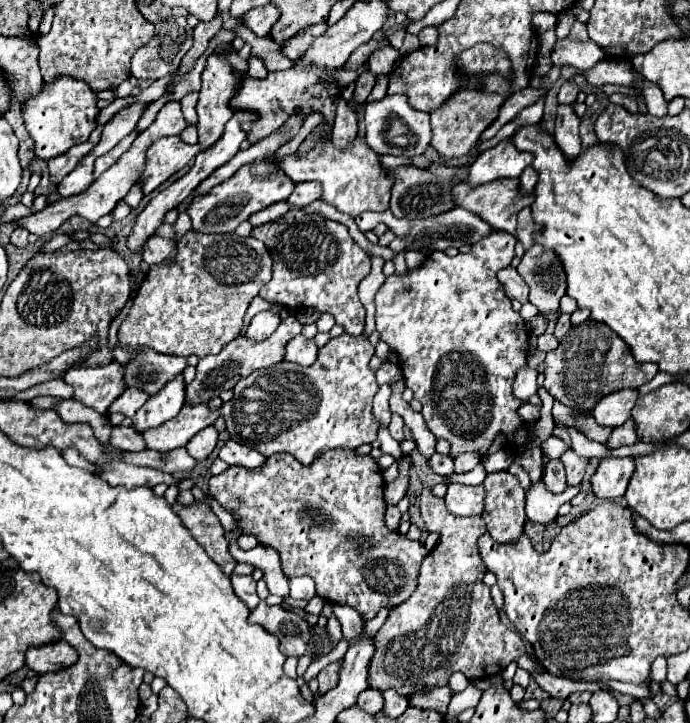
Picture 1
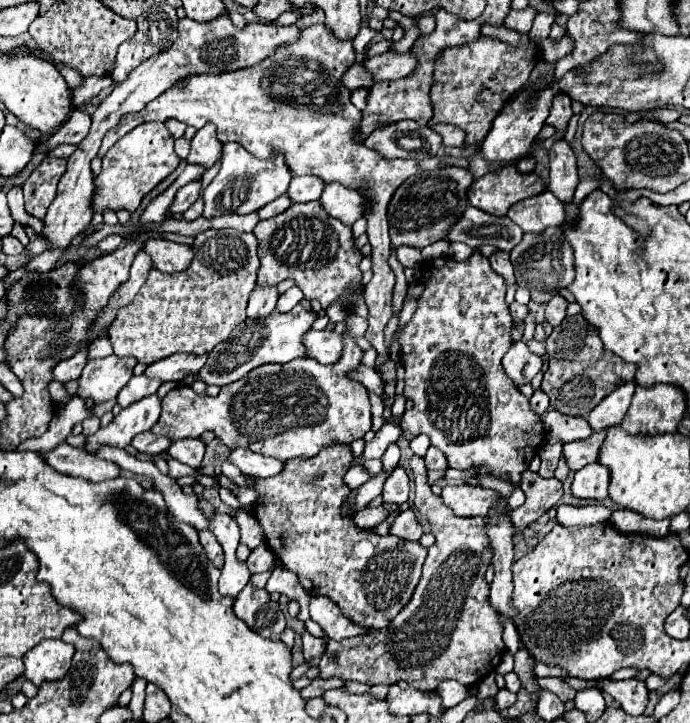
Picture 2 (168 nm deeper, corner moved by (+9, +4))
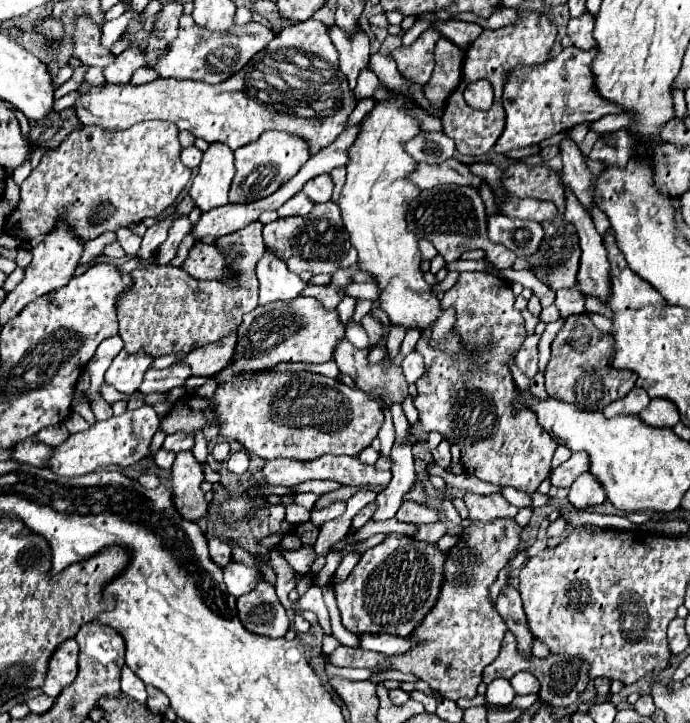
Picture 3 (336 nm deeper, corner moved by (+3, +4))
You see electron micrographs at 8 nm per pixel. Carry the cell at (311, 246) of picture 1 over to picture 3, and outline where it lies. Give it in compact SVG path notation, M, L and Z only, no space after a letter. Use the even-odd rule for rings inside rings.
M334 202L316 204L306 216L278 218L264 226L264 244L272 256L278 256L286 262L288 270L294 272L294 266L308 266L308 260L338 260L330 248L350 248L348 230L344 230L340 208Z

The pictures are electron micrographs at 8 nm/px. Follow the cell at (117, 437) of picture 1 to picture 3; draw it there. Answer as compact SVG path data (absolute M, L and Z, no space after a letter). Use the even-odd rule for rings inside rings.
M180 432L168 434L166 440L164 440L164 444L162 444L162 448L164 448L164 450L170 450L170 452L192 450L192 446L194 446L194 438L188 436L188 434L180 434Z

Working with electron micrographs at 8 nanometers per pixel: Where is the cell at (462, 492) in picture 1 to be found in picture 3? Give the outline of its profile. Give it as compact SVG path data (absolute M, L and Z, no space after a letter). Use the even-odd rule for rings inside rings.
M466 492L464 494L464 502L466 508L470 512L470 520L478 520L478 522L490 522L494 518L514 518L518 508L512 506L510 502L506 502L502 498L502 494L472 494Z

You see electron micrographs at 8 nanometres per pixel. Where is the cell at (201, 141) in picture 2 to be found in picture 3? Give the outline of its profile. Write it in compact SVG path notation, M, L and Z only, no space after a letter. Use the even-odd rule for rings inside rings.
M212 142L204 152L198 174L192 180L190 196L200 210L228 204L228 188L234 178L234 154L228 146Z

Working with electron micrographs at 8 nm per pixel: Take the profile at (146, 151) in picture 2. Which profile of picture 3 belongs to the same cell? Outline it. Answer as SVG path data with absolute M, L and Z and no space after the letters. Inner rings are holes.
M148 120L114 134L104 132L98 126L80 126L70 132L60 146L46 150L40 164L22 182L20 202L6 218L4 232L28 242L40 234L48 234L54 226L52 222L56 222L56 218L64 218L82 240L90 240L106 230L114 232L118 226L140 222L146 216L156 218L176 200L190 180L190 168L180 162L180 150L178 128L172 126L172 122Z

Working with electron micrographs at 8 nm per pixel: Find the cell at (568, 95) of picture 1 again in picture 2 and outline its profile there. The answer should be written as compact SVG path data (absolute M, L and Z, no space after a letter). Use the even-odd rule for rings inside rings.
M558 94L558 98L554 98L554 106L550 110L548 116L548 124L556 128L556 134L564 132L568 122L572 118L572 108L570 108L570 98L566 98L566 94Z

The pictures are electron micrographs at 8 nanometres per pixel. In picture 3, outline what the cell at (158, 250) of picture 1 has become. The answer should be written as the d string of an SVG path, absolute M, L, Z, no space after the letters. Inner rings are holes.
M196 242L190 248L188 258L182 262L180 268L198 280L212 280L212 278L226 276L226 262L222 254L214 246L208 246L202 242Z

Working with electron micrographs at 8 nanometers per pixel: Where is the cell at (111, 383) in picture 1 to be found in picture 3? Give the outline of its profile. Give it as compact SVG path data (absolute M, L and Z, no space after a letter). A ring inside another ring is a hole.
M124 350L114 358L112 366L106 370L106 384L114 386L122 394L132 394L138 390L144 372L150 368L152 358L146 352L126 354Z

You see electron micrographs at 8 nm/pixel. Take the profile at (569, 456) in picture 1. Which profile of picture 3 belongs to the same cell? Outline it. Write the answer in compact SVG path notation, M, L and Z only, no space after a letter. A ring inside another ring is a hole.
M496 518L486 524L472 522L464 528L460 542L446 552L440 598L436 600L436 606L432 606L430 614L424 616L424 622L408 636L408 640L414 642L408 652L386 656L362 648L338 646L328 660L334 666L368 670L388 662L388 670L410 672L428 682L432 690L440 690L450 700L474 698L476 688L482 682L484 668L496 660L504 634L508 632L506 622L492 606L490 586L496 582L498 572L510 562L510 558L524 552L522 530L524 528L512 518Z

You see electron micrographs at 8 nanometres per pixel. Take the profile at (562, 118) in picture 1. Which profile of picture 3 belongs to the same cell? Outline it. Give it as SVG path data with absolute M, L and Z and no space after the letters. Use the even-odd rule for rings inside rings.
M564 186L564 190L566 190L566 210L562 216L570 224L574 224L582 248L578 284L584 294L598 296L604 302L610 292L610 276L608 276L610 268L608 268L602 236L596 232L588 210L584 210L580 202L576 202L572 190L568 190L568 186Z

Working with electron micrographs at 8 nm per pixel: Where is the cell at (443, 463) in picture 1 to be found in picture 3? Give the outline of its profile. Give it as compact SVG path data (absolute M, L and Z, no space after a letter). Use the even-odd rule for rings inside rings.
M442 440L434 450L432 450L432 456L434 456L434 462L442 468L448 468L450 466L450 442Z

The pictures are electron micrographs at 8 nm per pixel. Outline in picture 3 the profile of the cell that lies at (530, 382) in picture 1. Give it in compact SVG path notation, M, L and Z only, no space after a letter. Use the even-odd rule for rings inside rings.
M528 336L514 358L516 366L528 376L534 378L538 372L538 336Z

